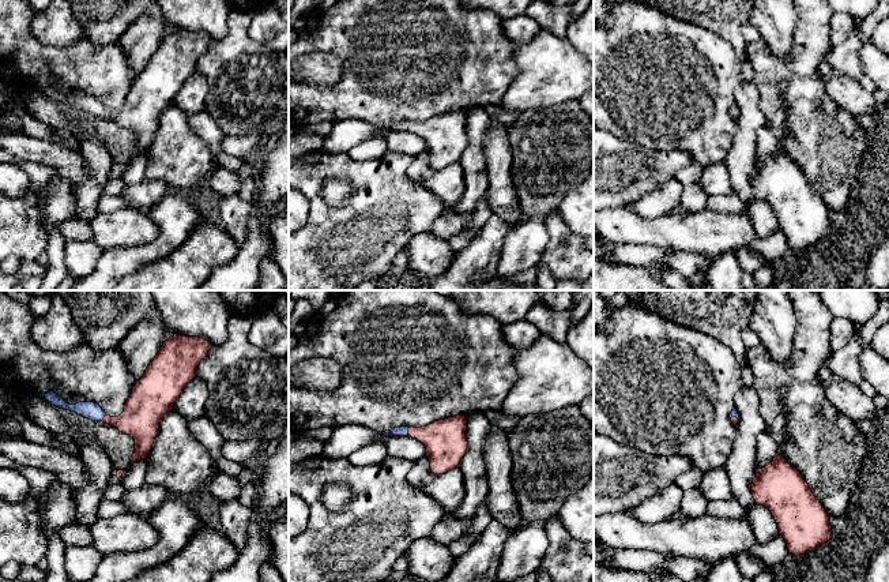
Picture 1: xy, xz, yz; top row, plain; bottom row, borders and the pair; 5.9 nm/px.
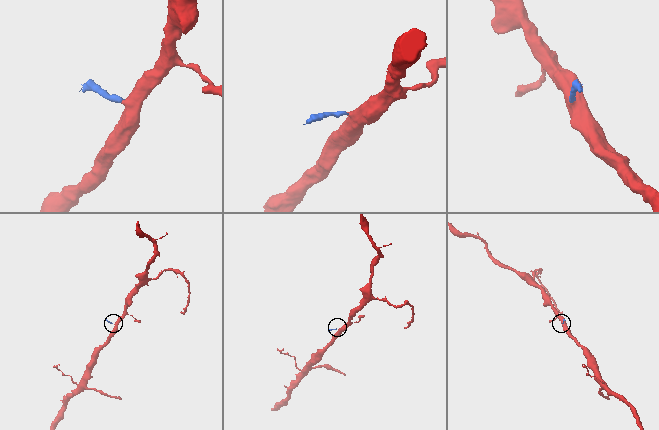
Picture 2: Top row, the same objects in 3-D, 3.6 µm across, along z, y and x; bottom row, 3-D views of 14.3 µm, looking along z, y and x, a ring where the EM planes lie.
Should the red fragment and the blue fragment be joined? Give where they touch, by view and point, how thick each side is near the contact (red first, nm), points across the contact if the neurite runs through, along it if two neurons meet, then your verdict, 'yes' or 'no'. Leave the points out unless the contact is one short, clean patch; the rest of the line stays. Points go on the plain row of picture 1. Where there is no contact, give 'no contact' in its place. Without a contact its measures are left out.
meets red in xz at (409, 127); 260 nm thick on the red side, 60 nm on the other; runs through xz (445, 136), (436, 131), (409, 127), (400, 126); yes

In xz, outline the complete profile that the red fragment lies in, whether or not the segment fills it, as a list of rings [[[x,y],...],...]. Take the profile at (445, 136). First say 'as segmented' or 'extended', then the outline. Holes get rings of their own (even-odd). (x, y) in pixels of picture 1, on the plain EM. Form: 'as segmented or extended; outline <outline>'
extended; outline [[[453,110],[434,116],[422,123],[398,121],[383,127],[387,131],[411,131],[426,143],[430,155],[430,165],[434,169],[444,169],[456,164],[467,146],[466,110]]]

